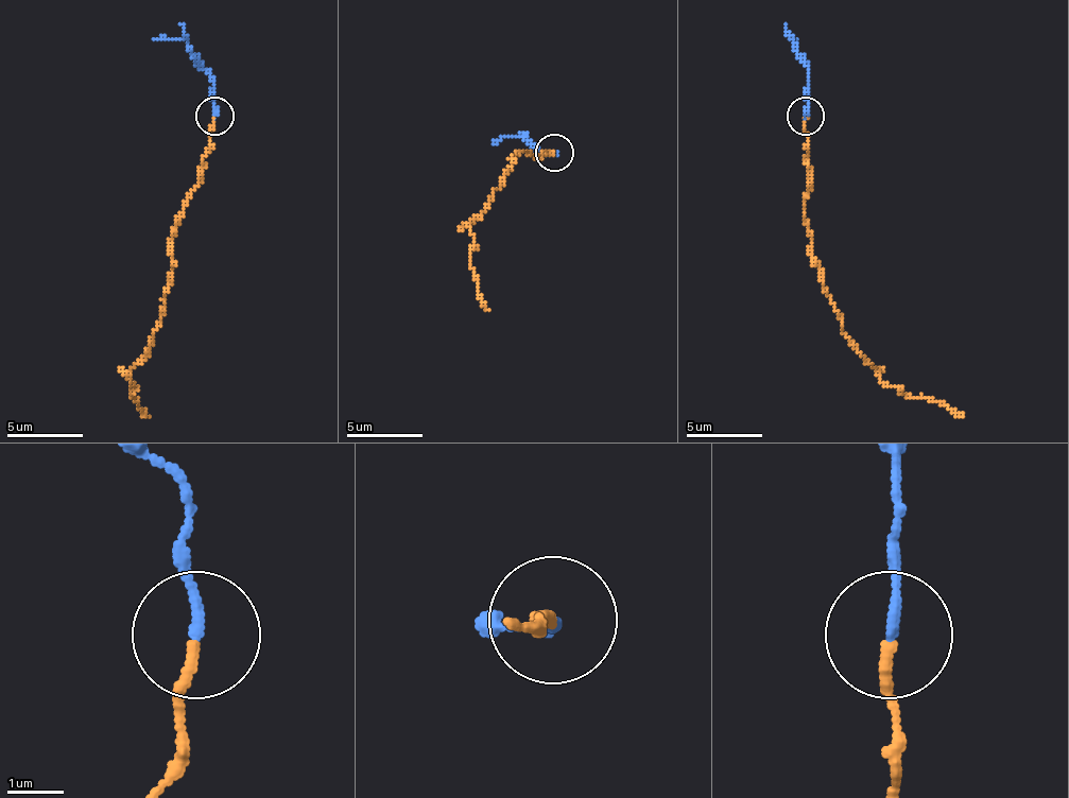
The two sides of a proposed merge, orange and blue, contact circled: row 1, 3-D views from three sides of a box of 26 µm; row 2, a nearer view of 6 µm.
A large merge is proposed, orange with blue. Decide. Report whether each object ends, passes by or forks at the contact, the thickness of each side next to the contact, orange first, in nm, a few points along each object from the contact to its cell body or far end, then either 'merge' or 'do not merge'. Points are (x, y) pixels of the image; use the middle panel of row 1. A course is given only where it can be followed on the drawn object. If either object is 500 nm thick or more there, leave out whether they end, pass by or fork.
orange ends; blue ends; calibres 200 and 170 nm; course orange (553, 152), (538, 155), (523, 152), (512, 159), (504, 181), (489, 196), (470, 230), (473, 280), (489, 310); course blue (553, 152), (553, 155), (523, 136), (493, 143); merge

